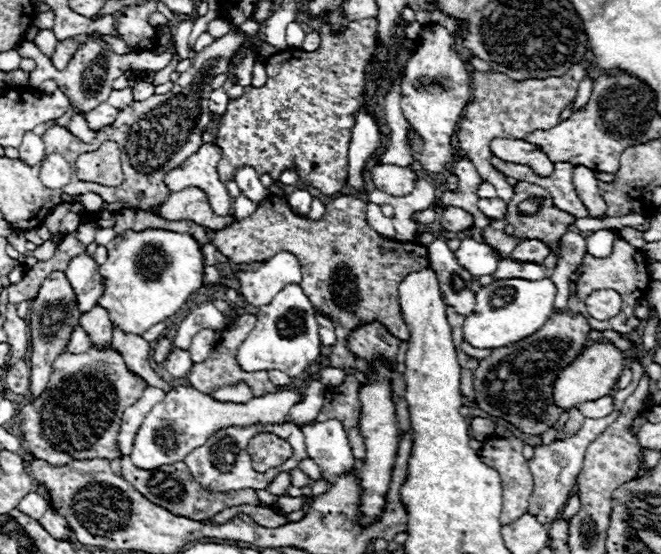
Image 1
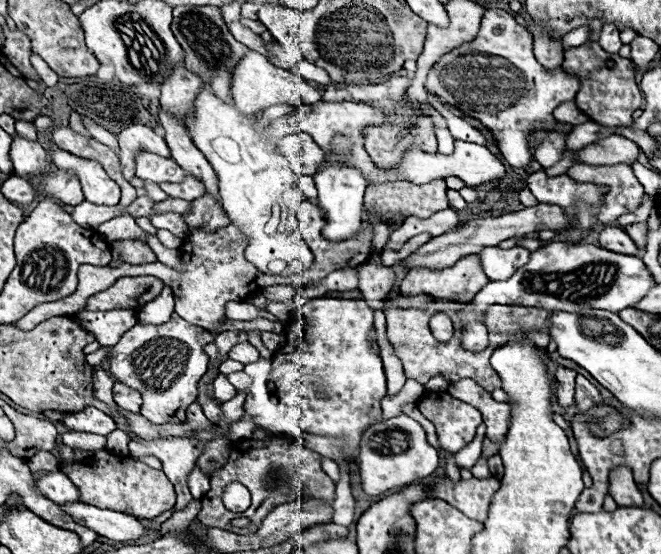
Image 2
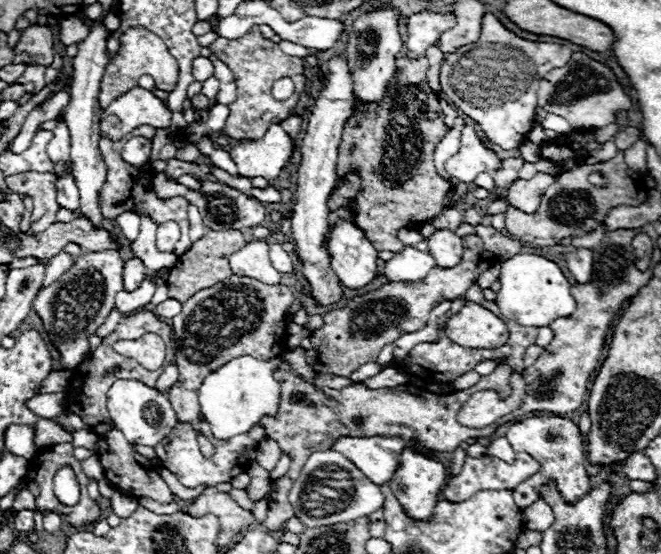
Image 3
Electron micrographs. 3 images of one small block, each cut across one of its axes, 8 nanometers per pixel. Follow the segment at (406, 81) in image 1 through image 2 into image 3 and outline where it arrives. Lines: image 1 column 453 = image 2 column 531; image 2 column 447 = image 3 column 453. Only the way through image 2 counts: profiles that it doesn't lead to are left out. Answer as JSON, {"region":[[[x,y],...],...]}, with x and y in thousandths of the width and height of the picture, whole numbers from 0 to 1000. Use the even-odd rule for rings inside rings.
{"region":[[[732,25],[729,36],[729,61],[726,72],[717,79],[705,79],[702,87],[693,87],[684,101],[672,105],[672,116],[666,123],[666,155],[672,170],[678,173],[678,184],[693,191],[705,209],[720,217],[726,231],[735,238],[735,249],[766,271],[784,267],[784,260],[793,253],[793,245],[805,235],[811,224],[808,202],[811,202],[811,166],[817,144],[838,123],[850,123],[859,116],[865,101],[865,90],[850,79],[835,76],[805,76],[781,65],[769,51],[759,47],[759,40],[747,25]]]}

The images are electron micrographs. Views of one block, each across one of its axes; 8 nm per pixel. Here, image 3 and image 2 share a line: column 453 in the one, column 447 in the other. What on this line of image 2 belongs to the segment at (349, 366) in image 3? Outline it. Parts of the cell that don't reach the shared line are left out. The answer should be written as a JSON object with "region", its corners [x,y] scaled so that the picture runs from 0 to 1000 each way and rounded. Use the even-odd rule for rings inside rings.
{"region":[[[720,458],[705,462],[705,469],[693,469],[687,480],[672,487],[644,487],[626,484],[614,495],[605,513],[608,534],[629,534],[629,531],[651,531],[657,538],[672,542],[699,542],[711,545],[732,513],[741,505],[726,484],[726,466]]]}

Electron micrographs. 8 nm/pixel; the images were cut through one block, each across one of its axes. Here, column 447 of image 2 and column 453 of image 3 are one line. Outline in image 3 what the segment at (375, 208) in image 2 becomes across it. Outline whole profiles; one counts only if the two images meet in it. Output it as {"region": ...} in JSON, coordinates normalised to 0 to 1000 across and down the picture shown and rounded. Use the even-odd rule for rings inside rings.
{"region":[[[602,105],[599,108],[599,137],[587,152],[587,166],[581,177],[563,191],[557,191],[551,202],[539,202],[523,231],[513,264],[510,316],[519,323],[536,307],[548,321],[548,357],[539,361],[539,404],[551,415],[554,430],[563,437],[569,451],[593,451],[602,455],[614,440],[602,433],[605,412],[629,412],[635,415],[644,401],[657,397],[672,383],[675,375],[693,375],[702,357],[708,354],[708,332],[696,329],[693,336],[684,336],[678,325],[672,325],[660,303],[657,303],[657,271],[660,260],[675,245],[678,227],[672,220],[672,206],[663,184],[660,166],[648,155],[644,130],[651,123],[644,105]],[[530,264],[539,264],[536,274],[530,274]],[[687,347],[684,365],[675,372],[675,354]]]}

